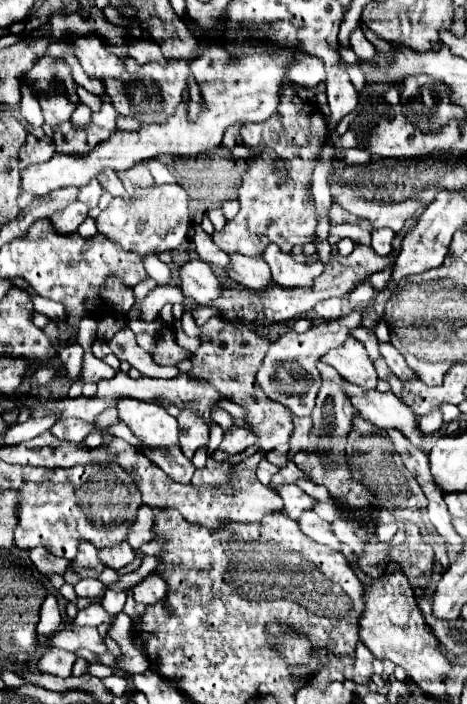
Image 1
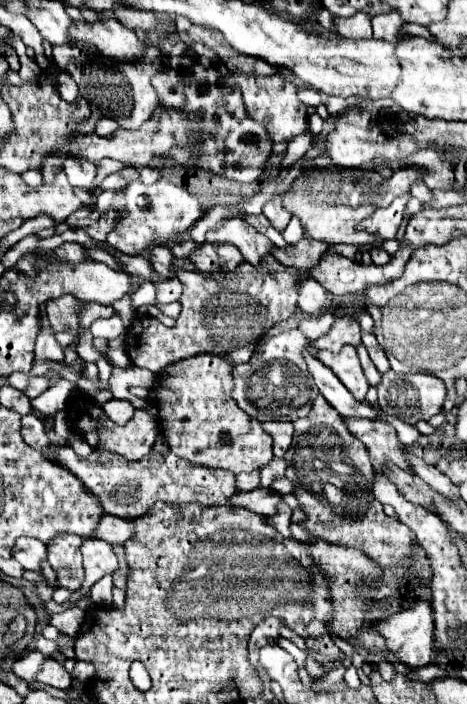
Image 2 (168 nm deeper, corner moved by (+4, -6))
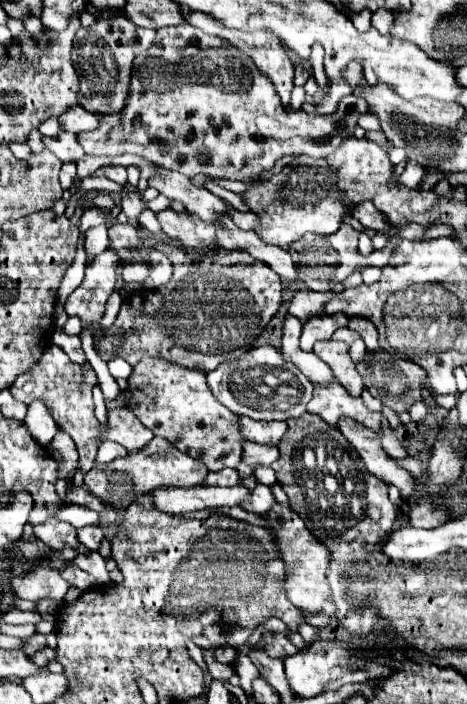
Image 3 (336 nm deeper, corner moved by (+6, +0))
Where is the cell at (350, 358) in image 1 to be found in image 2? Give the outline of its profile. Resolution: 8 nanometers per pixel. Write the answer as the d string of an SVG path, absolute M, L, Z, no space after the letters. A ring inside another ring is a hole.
M344 346L338 354L320 350L320 352L316 352L316 358L322 364L326 364L360 402L364 402L364 396L366 396L370 384L362 372L362 366L360 366L354 346Z

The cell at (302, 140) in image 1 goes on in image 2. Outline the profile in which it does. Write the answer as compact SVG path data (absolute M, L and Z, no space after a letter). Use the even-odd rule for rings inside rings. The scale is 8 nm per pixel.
M276 72L272 76L254 76L254 74L234 74L236 82L242 88L244 104L248 106L248 114L256 118L256 122L264 124L270 132L272 142L290 142L298 134L308 130L306 120L306 106L296 96L296 86L292 80L288 80L282 72Z

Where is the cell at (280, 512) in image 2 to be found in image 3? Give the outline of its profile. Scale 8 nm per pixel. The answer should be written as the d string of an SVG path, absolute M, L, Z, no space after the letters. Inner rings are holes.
M258 484L254 490L252 490L252 496L248 502L242 502L242 508L246 510L252 510L254 514L260 514L260 516L266 516L266 512L270 512L270 506L274 506L276 498L272 494L272 490L264 484Z

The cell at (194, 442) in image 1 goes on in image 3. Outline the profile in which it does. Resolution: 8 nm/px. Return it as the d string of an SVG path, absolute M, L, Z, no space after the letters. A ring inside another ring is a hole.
M146 356L134 366L128 382L130 382L130 386L128 386L130 398L126 404L132 406L134 414L138 414L138 418L140 418L140 422L146 424L156 436L166 438L168 442L172 442L178 450L186 452L188 456L202 460L210 470L222 470L226 466L236 468L240 464L246 440L242 436L242 426L238 422L238 416L234 412L226 410L222 404L218 404L218 400L214 400L214 394L210 392L210 388L206 384L206 374L202 370L184 368L166 358Z

